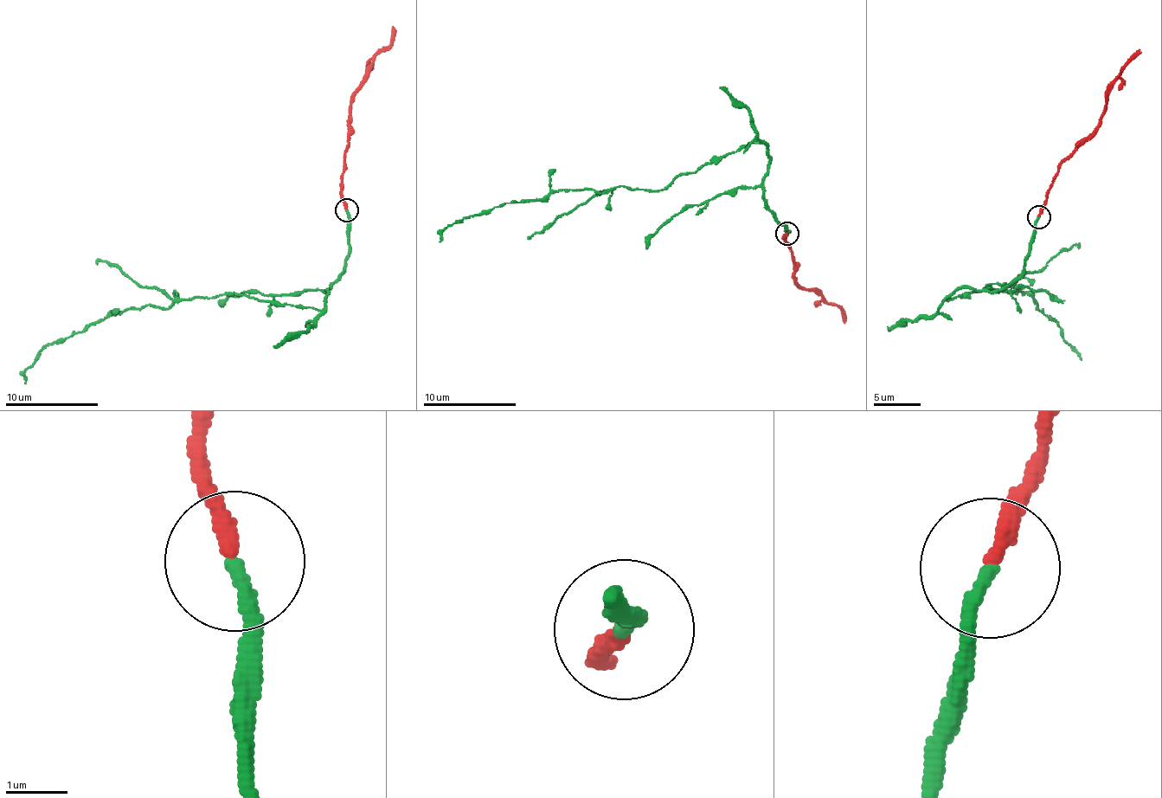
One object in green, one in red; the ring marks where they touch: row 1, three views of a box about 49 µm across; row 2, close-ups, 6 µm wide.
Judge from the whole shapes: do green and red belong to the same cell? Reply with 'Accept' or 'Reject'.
Reject

